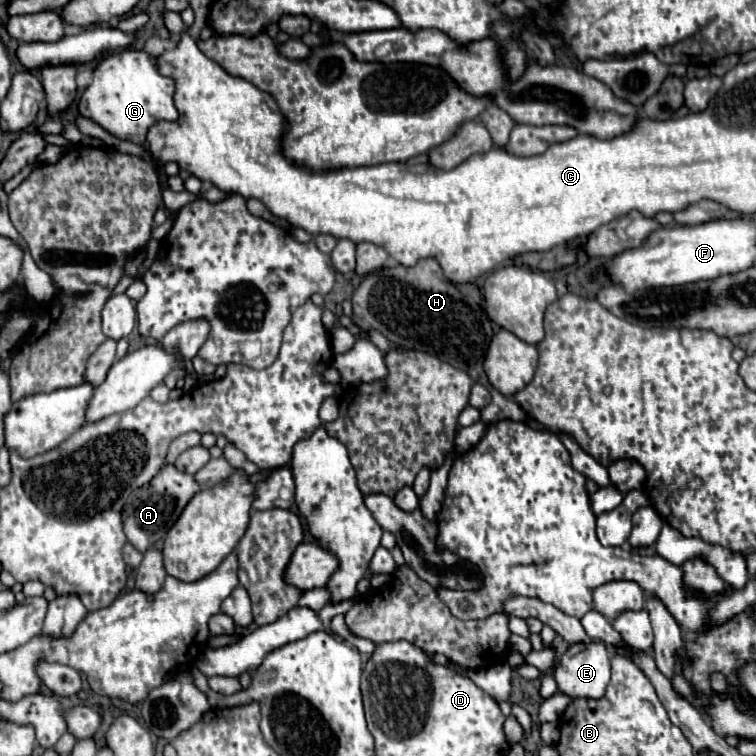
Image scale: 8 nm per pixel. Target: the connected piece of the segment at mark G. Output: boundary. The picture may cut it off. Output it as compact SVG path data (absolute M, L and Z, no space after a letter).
M120 50L108 54L96 68L92 84L84 90L78 112L84 118L94 120L106 132L120 140L130 140L134 144L146 144L148 128L160 120L176 120L178 112L174 106L176 82L170 76L160 74L156 56L144 50Z

